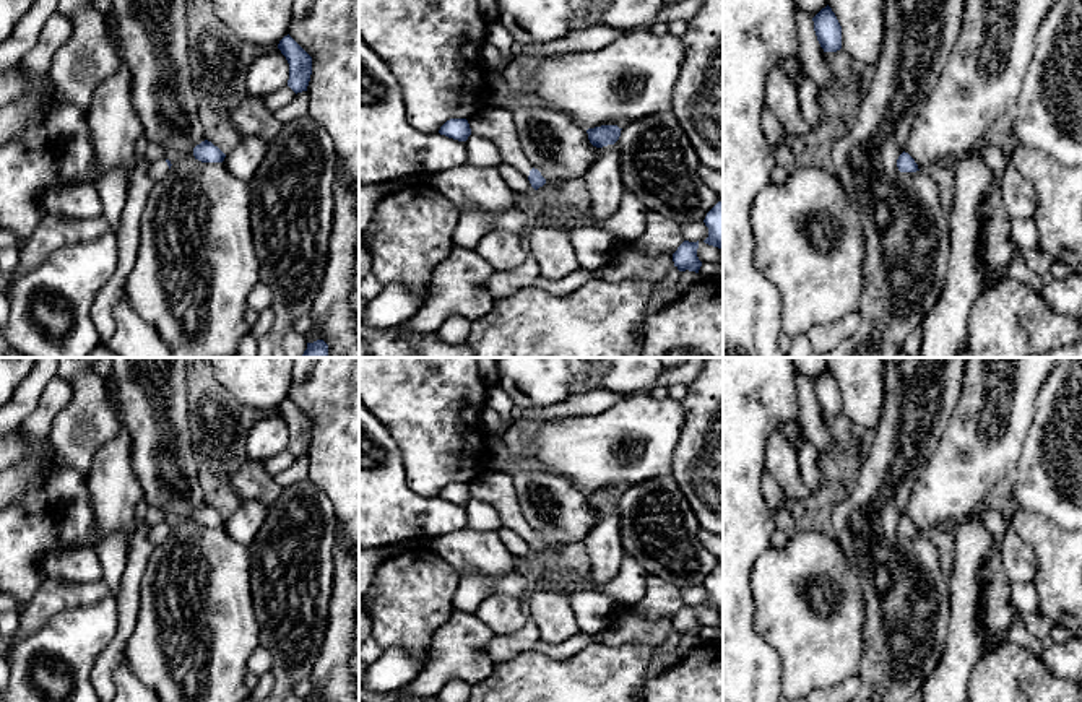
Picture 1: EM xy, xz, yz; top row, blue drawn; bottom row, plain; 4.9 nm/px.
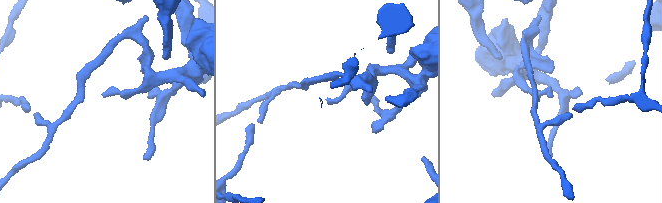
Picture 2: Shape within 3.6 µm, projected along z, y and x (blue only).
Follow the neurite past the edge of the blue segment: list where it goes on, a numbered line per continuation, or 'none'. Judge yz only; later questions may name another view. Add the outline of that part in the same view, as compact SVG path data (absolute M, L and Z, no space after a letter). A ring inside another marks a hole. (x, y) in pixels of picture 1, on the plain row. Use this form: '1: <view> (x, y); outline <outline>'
none

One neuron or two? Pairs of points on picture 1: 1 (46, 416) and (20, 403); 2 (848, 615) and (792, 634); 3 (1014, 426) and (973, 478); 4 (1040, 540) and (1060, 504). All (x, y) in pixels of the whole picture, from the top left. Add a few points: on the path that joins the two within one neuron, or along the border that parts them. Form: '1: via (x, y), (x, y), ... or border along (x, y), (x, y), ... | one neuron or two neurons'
1: border along (54, 377), (44, 389), (38, 407), (18, 426) | two neurons
2: via (834, 619), (830, 623), (806, 623) | one neuron
3: via (1003, 439), (978, 465) | one neuron
4: border along (1021, 509), (1037, 512), (1064, 530) | two neurons

